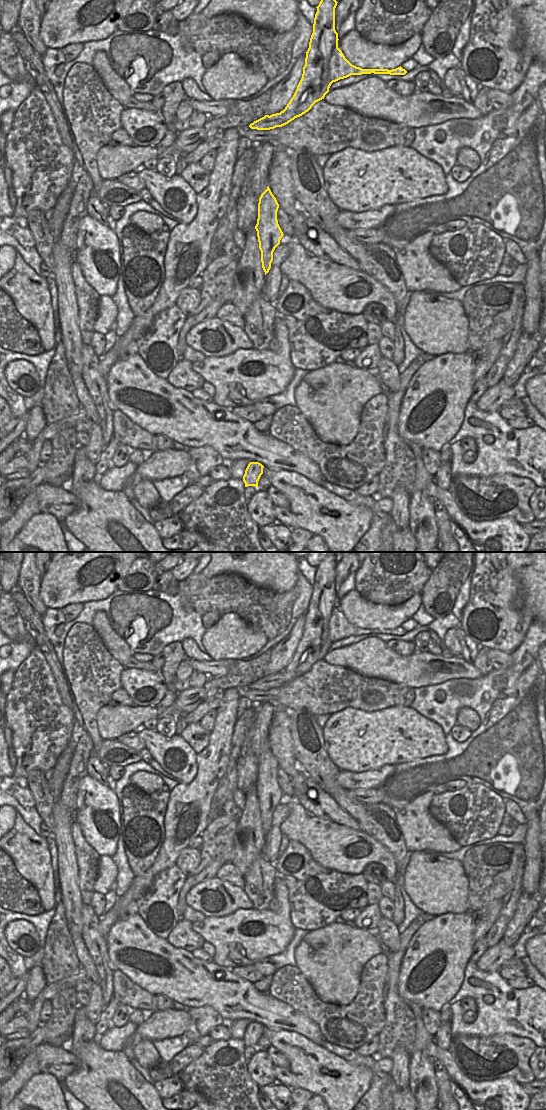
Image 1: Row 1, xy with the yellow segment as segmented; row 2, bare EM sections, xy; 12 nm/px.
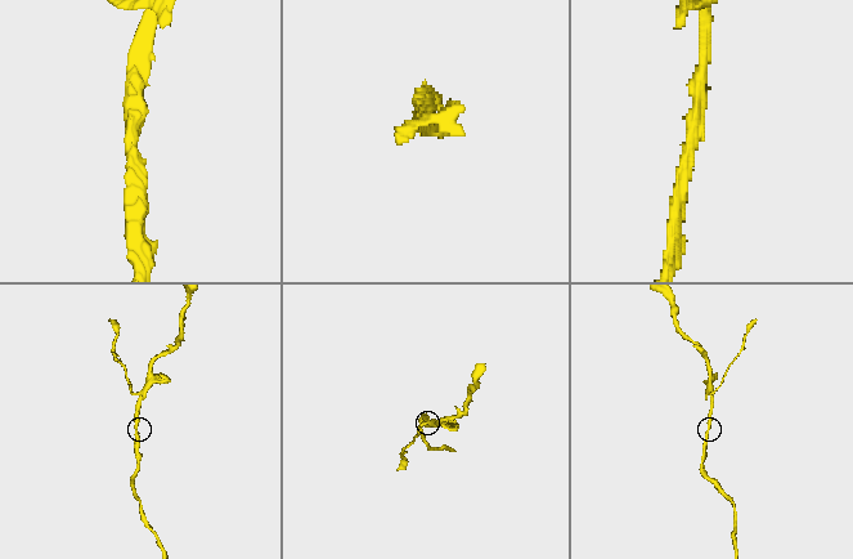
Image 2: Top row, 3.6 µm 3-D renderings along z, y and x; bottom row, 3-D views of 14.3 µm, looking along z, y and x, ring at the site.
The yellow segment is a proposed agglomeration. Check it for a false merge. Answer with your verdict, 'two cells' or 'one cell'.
two cells

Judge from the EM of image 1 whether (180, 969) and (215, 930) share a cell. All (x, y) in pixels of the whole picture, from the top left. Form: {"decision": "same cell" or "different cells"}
{"decision": "different cells"}

